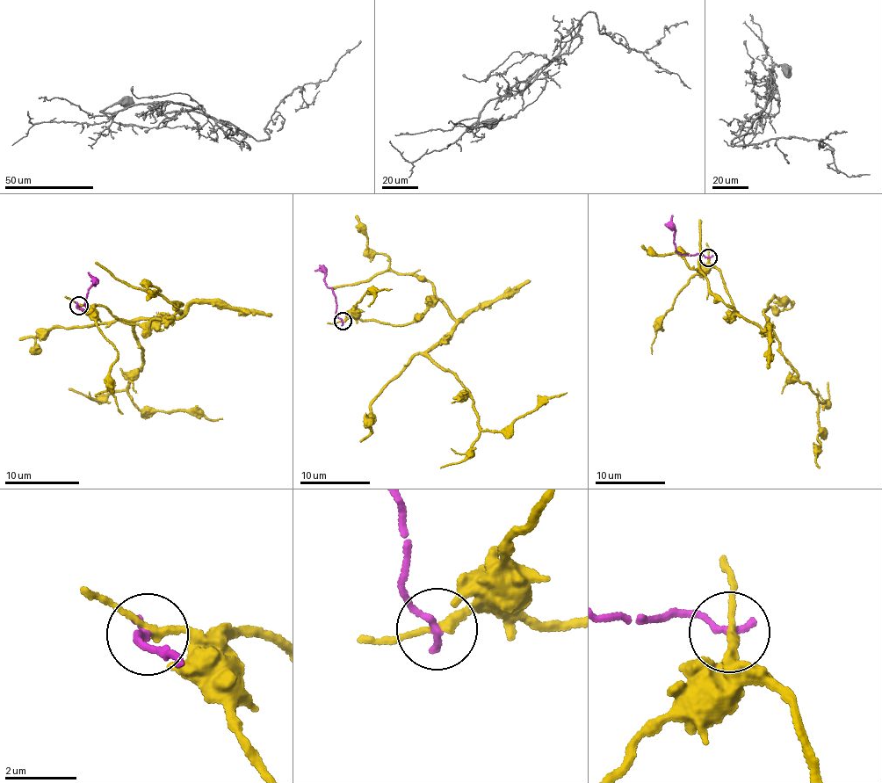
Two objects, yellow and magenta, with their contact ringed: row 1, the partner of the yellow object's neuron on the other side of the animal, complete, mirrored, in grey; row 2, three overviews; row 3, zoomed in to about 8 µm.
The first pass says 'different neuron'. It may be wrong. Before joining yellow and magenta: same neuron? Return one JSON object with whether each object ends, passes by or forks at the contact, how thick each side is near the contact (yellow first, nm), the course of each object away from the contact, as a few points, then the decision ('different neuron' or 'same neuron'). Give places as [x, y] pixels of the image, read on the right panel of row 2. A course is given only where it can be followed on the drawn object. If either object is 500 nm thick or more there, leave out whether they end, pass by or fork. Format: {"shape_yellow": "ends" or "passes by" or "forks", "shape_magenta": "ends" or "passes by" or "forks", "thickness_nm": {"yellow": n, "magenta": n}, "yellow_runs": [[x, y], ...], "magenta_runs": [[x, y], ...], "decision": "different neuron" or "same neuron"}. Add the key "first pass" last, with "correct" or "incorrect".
{"shape_yellow": "passes by", "shape_magenta": "ends", "thickness_nm": {"yellow": 200, "magenta": 220}, "yellow_runs": [[708, 257], [721, 273], [734, 315], [761, 329], [768, 321], [784, 362], [817, 395], [820, 467]], "magenta_runs": [[708, 257], [699, 253], [683, 255], [675, 249], [672, 214]], "decision": "different neuron", "first pass": "correct"}

